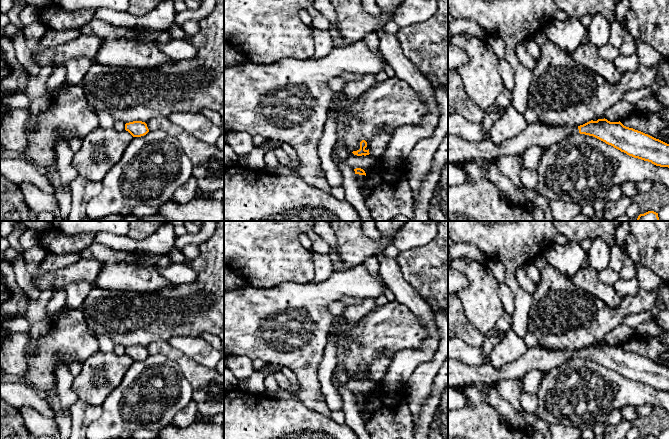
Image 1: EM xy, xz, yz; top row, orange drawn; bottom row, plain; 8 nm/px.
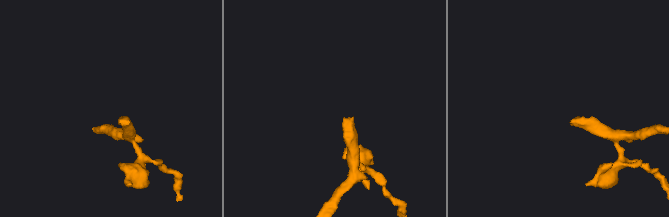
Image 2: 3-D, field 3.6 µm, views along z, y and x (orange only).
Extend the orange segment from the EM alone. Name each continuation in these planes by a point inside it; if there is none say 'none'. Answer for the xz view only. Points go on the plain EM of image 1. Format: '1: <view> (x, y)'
none

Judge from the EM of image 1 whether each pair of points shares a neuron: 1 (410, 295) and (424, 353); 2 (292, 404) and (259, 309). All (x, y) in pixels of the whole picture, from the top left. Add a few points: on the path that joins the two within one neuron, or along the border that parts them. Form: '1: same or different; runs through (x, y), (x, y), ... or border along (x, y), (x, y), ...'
1: same; runs through (421, 309), (432, 328), (433, 339)
2: different; border along (294, 396), (313, 410)

